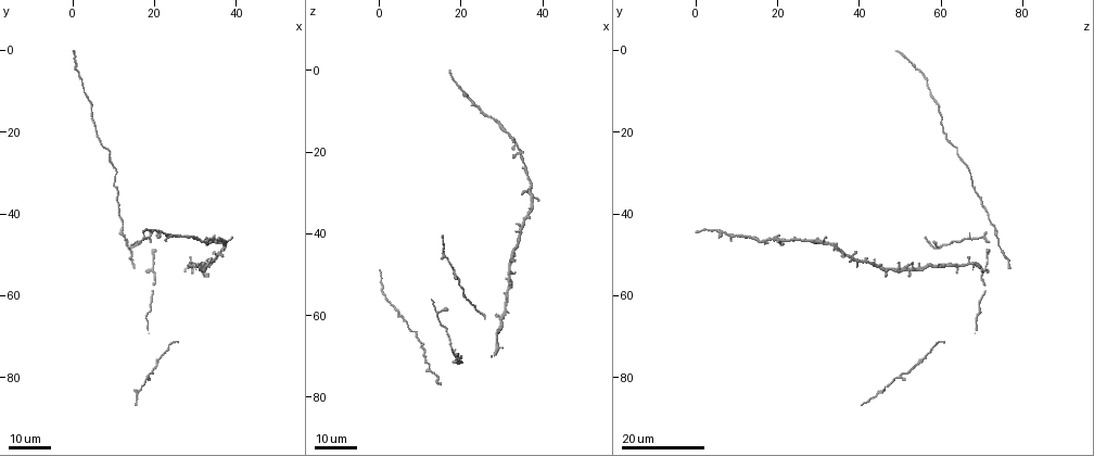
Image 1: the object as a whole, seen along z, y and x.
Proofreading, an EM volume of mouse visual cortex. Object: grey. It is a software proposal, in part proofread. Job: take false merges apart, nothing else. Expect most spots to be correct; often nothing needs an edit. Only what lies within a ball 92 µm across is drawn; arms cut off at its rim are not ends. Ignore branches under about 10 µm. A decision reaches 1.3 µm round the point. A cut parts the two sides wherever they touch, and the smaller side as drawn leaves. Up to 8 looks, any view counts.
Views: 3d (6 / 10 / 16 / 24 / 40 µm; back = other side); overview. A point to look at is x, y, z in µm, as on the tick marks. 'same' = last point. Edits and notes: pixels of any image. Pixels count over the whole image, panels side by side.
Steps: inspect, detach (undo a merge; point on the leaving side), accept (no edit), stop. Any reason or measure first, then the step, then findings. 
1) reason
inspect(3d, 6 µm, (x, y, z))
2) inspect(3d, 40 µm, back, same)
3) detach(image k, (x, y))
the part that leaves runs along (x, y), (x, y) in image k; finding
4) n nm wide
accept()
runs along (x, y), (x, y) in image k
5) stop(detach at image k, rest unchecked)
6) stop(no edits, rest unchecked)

sudden change in width
inspect(3d, 24 µm, (31.0, 46.5, 15.0))

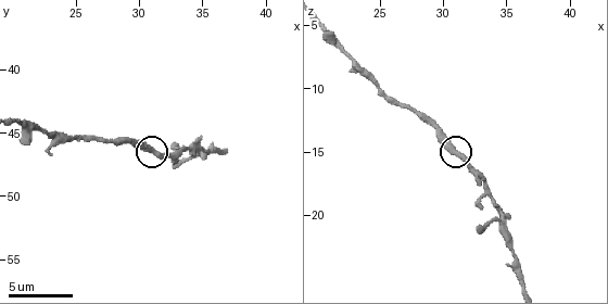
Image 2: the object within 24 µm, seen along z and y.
closer look
inspect(3d, 6 µm, (30.8, 46.4, 15.0))

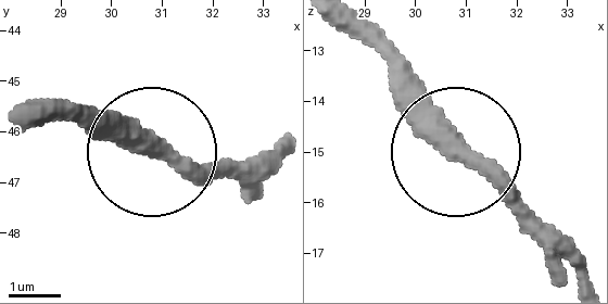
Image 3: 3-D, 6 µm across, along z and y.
accept()
runs along (581, 274), (456, 156), (439, 118), (352, 32) in image 3; all the same cell

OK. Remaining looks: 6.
small branch off a trunk
inspect(3d, 10 µm, (34.8, 46.2, 20.2))

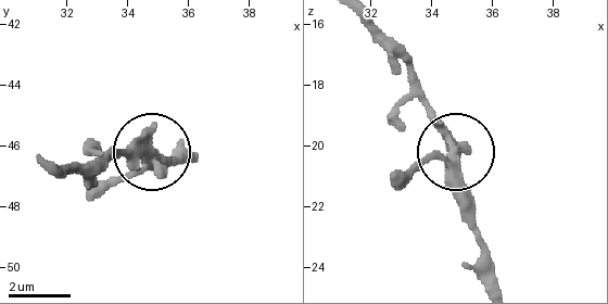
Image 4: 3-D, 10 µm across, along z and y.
4 arms
accept()
runs along (497, 284), (451, 137), (412, 92) in image 4; continuous, no second cell

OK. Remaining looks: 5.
thick turns thin
inspect(3d, 24 µm, (9.5, 28.0, 66.0))

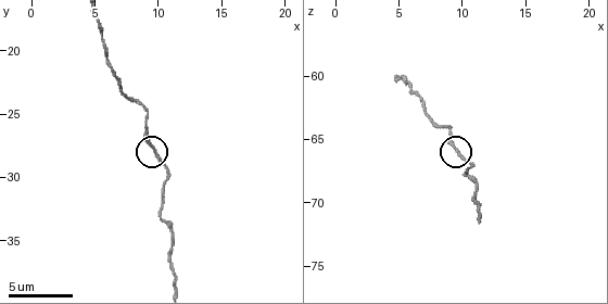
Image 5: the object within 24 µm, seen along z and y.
zoom in
inspect(3d, 10 µm, (9.8, 27.8, 66.0))

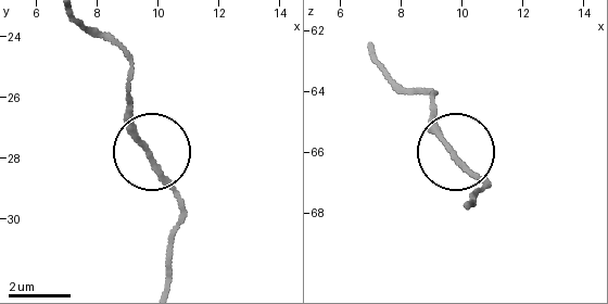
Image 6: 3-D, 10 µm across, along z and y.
inspect(3d, 10 µm, back, (9.6, 27.7, 66.0))

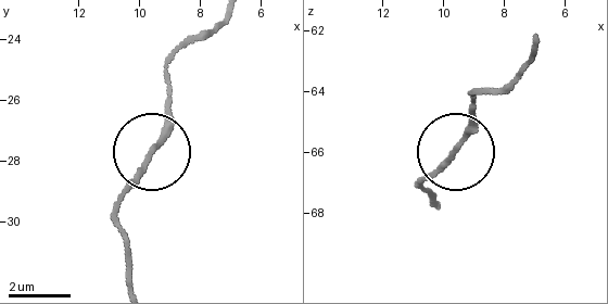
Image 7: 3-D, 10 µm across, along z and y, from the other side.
accept()
runs along (132, 286), (116, 208), (153, 154), (168, 102) in image 7; one cell here

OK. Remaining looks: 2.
thick turns thin
inspect(3d, 16 µm, (15.0, 47.5, 61.0))

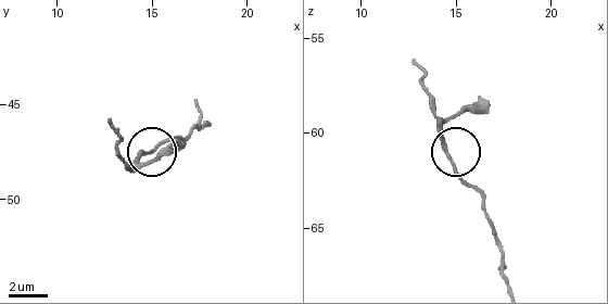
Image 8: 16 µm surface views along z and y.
inspect(3d, 10 µm, (14.5, 47.6, 61.2))

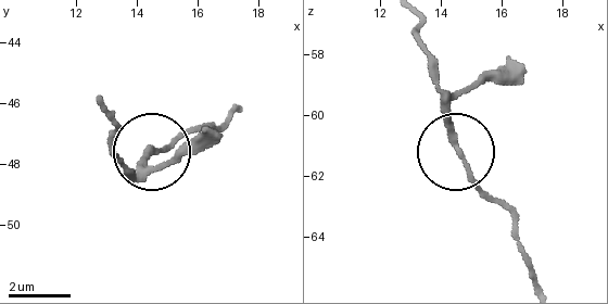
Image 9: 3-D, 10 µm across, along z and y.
accept()
one cell here

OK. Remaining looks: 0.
stop(no edits, rest unchecked)

